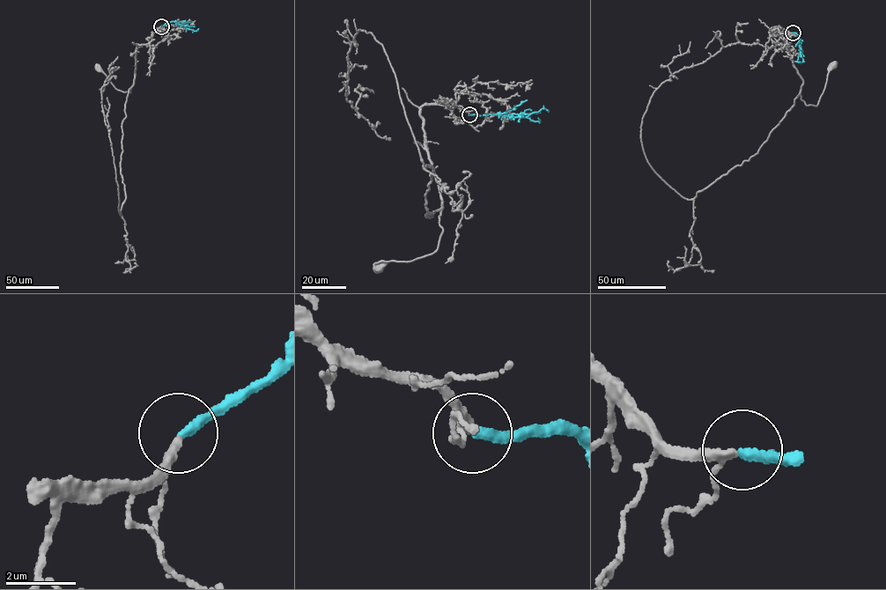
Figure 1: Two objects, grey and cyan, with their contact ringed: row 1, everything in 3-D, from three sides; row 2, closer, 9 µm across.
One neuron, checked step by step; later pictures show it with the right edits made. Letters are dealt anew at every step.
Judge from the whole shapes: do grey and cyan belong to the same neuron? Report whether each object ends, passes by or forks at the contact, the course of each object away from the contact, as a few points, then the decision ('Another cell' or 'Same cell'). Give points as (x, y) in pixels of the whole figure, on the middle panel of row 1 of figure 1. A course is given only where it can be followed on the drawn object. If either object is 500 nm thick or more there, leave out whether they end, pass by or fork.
At the ring grey passes by. At the ring cyan ends. Course of grey: (469, 114), (448, 99), (421, 106), (424, 141), (443, 207), (439, 246), (410, 261), (393, 260), (377, 267). Course of cyan: (469, 114), (496, 114), (525, 117), (542, 108), (549, 112). Same cell

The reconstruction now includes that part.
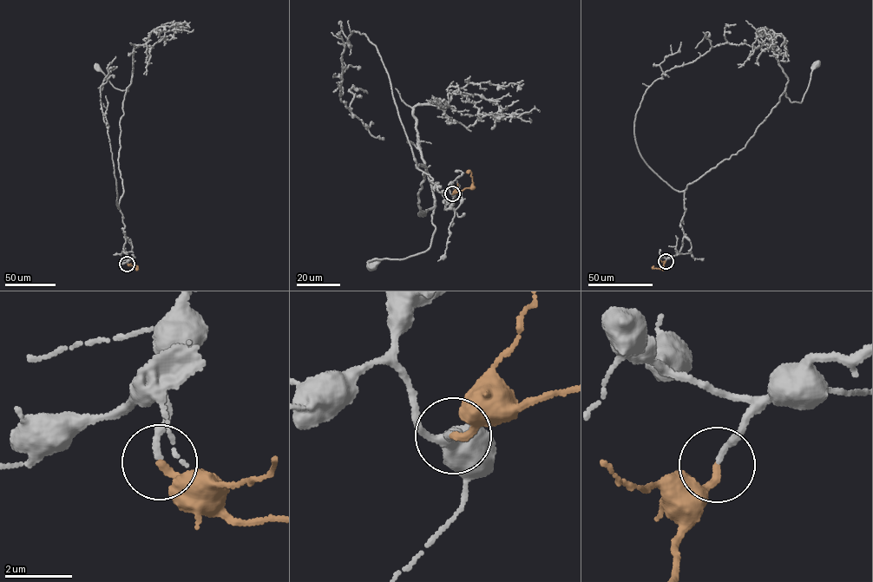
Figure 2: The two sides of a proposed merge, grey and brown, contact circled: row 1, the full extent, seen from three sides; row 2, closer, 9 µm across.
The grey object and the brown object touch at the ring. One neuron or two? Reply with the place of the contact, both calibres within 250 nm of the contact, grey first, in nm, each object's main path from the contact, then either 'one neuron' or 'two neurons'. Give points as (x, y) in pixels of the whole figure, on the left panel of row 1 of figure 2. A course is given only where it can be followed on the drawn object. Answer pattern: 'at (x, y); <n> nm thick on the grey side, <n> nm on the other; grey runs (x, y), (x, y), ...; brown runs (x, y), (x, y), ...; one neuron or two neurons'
at (127, 264); 200 nm thick on the grey side, 220 nm on the other; grey runs (127, 264), (118, 160), (122, 103), (130, 84), (127, 91), (114, 88), (96, 67); brown runs (127, 264), (136, 265), (138, 269), (135, 268); one neuron

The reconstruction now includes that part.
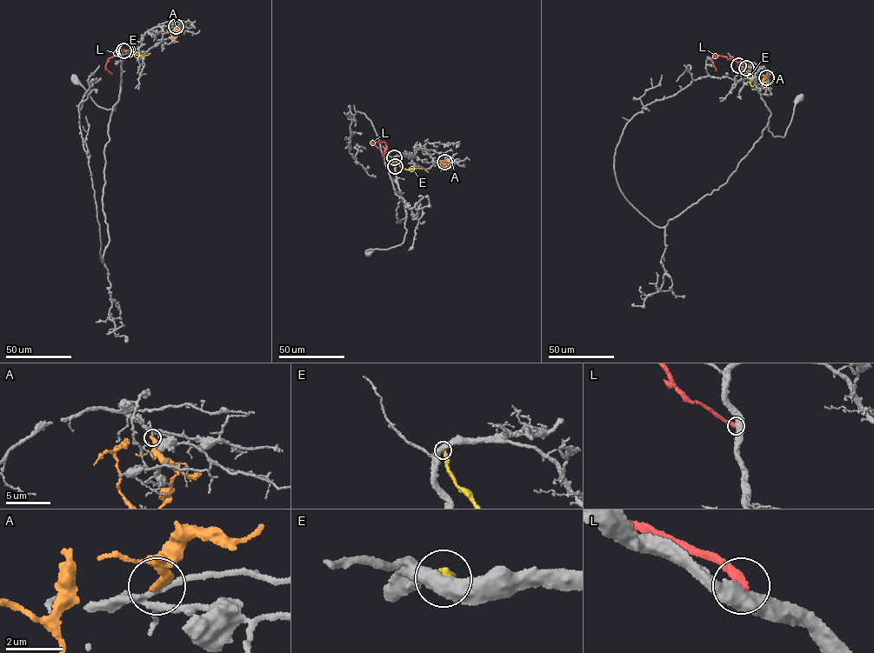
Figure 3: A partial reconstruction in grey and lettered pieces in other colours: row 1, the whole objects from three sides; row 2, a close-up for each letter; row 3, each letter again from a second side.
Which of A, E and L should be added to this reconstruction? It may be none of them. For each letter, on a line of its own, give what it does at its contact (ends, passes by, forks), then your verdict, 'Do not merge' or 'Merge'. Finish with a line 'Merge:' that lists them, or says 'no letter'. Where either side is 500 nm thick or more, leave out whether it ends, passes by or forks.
A: It ends there. Do not merge
E: Do not merge
L: It ends there. Do not merge
Merge: no letter

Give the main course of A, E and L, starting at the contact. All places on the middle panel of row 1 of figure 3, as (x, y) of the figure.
A: (444, 162), (448, 160), (449, 165), (442, 167), (436, 160)
E: (394, 157), (401, 167), (406, 169), (423, 169)
L: (395, 166), (383, 156), (385, 143), (370, 142), (379, 148)

